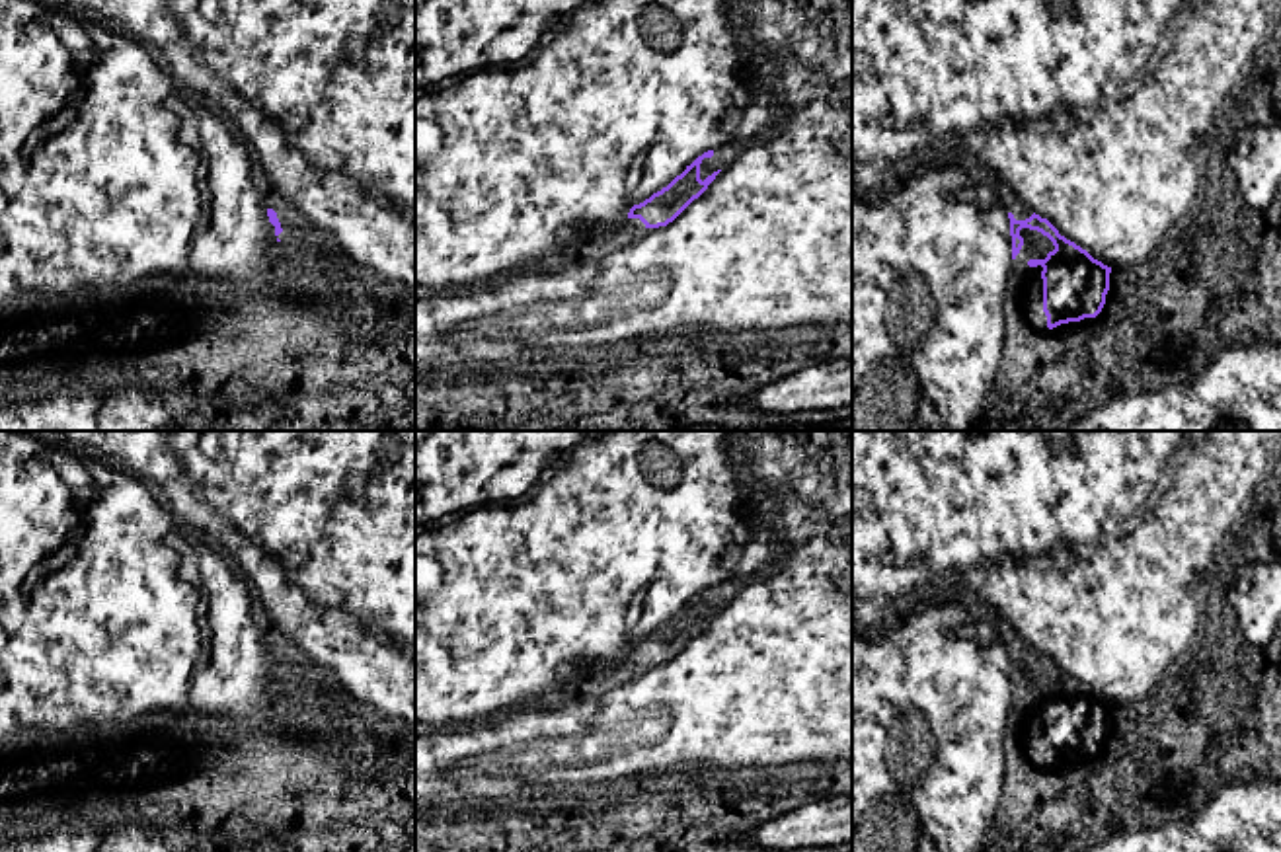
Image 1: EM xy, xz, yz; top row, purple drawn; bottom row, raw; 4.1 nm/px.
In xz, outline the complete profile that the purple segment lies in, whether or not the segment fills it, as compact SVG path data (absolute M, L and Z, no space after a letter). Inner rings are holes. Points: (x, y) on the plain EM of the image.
M741 575L729 577L716 587L698 593L667 624L634 641L628 655L640 655L645 665L659 665L673 659L694 636L698 636L716 616L723 602L745 587Z

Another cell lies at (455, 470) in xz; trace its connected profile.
M415 431L415 524L468 507L519 501L534 491L550 466L601 431Z

